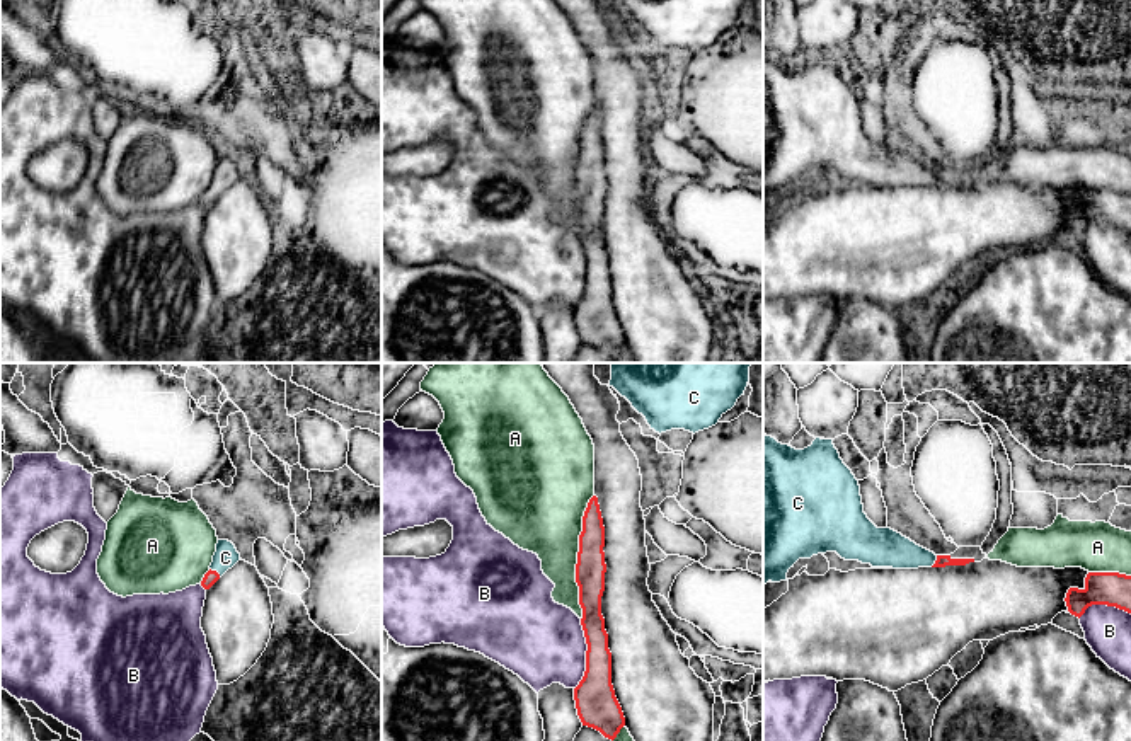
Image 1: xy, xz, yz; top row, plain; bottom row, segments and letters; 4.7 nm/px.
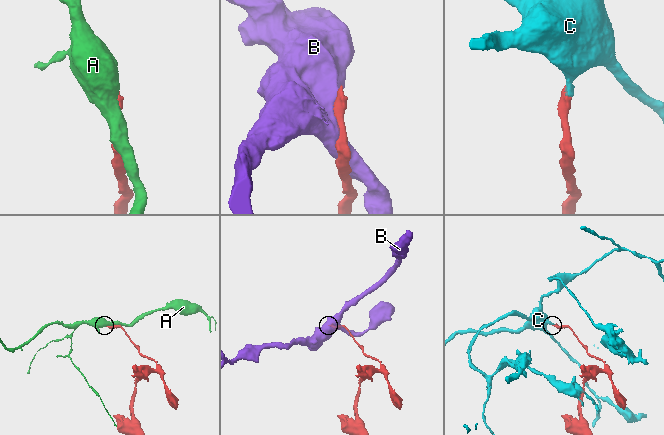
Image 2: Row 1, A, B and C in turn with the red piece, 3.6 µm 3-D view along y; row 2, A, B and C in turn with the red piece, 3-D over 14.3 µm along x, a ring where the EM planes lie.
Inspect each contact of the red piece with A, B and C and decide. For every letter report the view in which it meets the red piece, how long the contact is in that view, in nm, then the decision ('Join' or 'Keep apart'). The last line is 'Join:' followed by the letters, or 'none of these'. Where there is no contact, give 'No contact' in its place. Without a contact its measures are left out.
A: Touches red in xz. Shared border 600 nm. Keep apart
B: Touches red in xz. Shared border 340 nm. Keep apart
C: Touches red in xy. Shared border 70 nm. Join
Join: C

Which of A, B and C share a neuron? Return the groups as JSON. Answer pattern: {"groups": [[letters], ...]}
{"groups": [["A"], ["B"], ["C"]]}

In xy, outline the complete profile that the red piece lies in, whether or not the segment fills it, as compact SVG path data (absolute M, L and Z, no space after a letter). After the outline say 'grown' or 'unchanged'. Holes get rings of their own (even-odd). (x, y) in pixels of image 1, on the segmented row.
M218 540L216 552L210 571L204 574L201 586L210 589L228 569L232 569L240 560L240 554L235 545L228 540Z; grown

